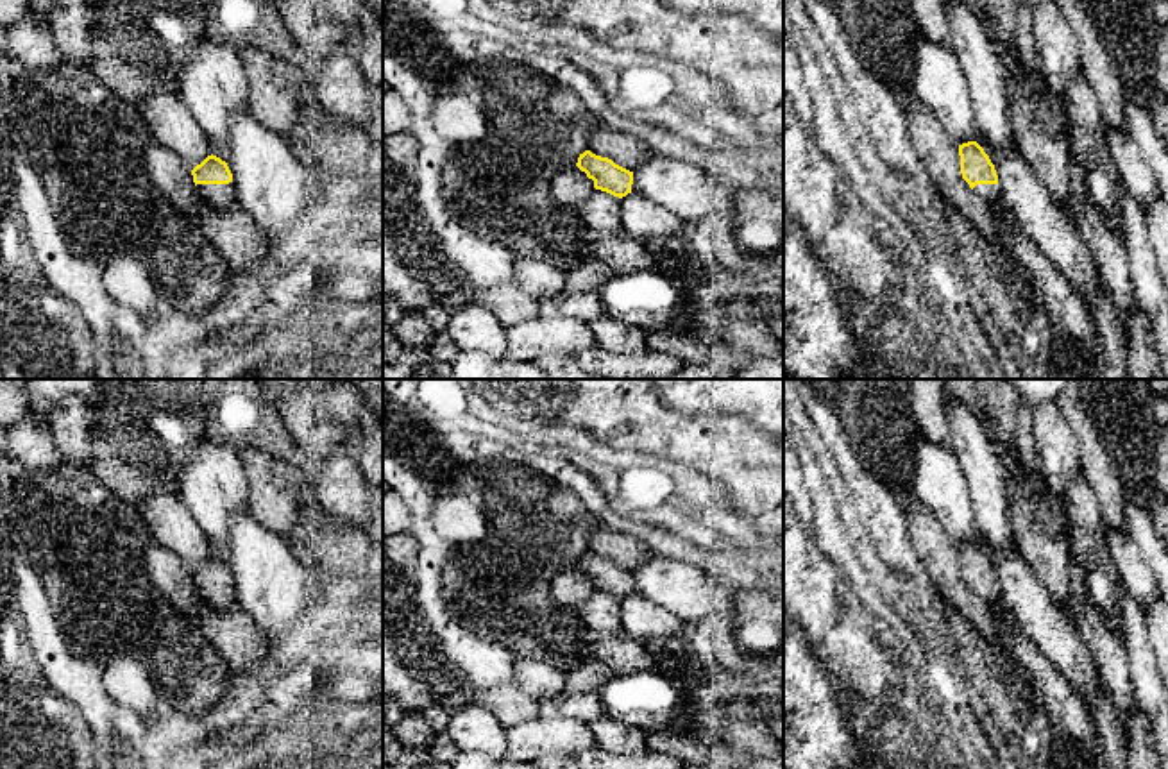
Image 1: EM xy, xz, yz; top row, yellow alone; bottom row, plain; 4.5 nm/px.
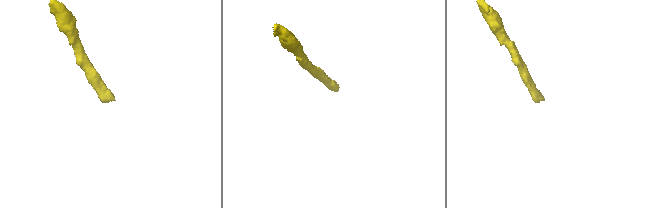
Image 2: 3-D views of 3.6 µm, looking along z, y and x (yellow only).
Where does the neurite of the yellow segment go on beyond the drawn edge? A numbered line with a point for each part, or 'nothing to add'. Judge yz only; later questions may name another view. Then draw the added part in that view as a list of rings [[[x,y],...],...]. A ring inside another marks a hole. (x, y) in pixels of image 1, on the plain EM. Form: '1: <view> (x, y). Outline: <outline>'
1: yz (991, 594). Outline: [[[977,585],[975,594],[986,601],[986,604],[994,610],[994,608],[1005,608],[1002,603],[1002,587],[1000,585]]]

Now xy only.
1: xy (217, 596). Outline: [[[234,579],[229,585],[197,585],[197,592],[211,608],[227,608],[238,599]]]

